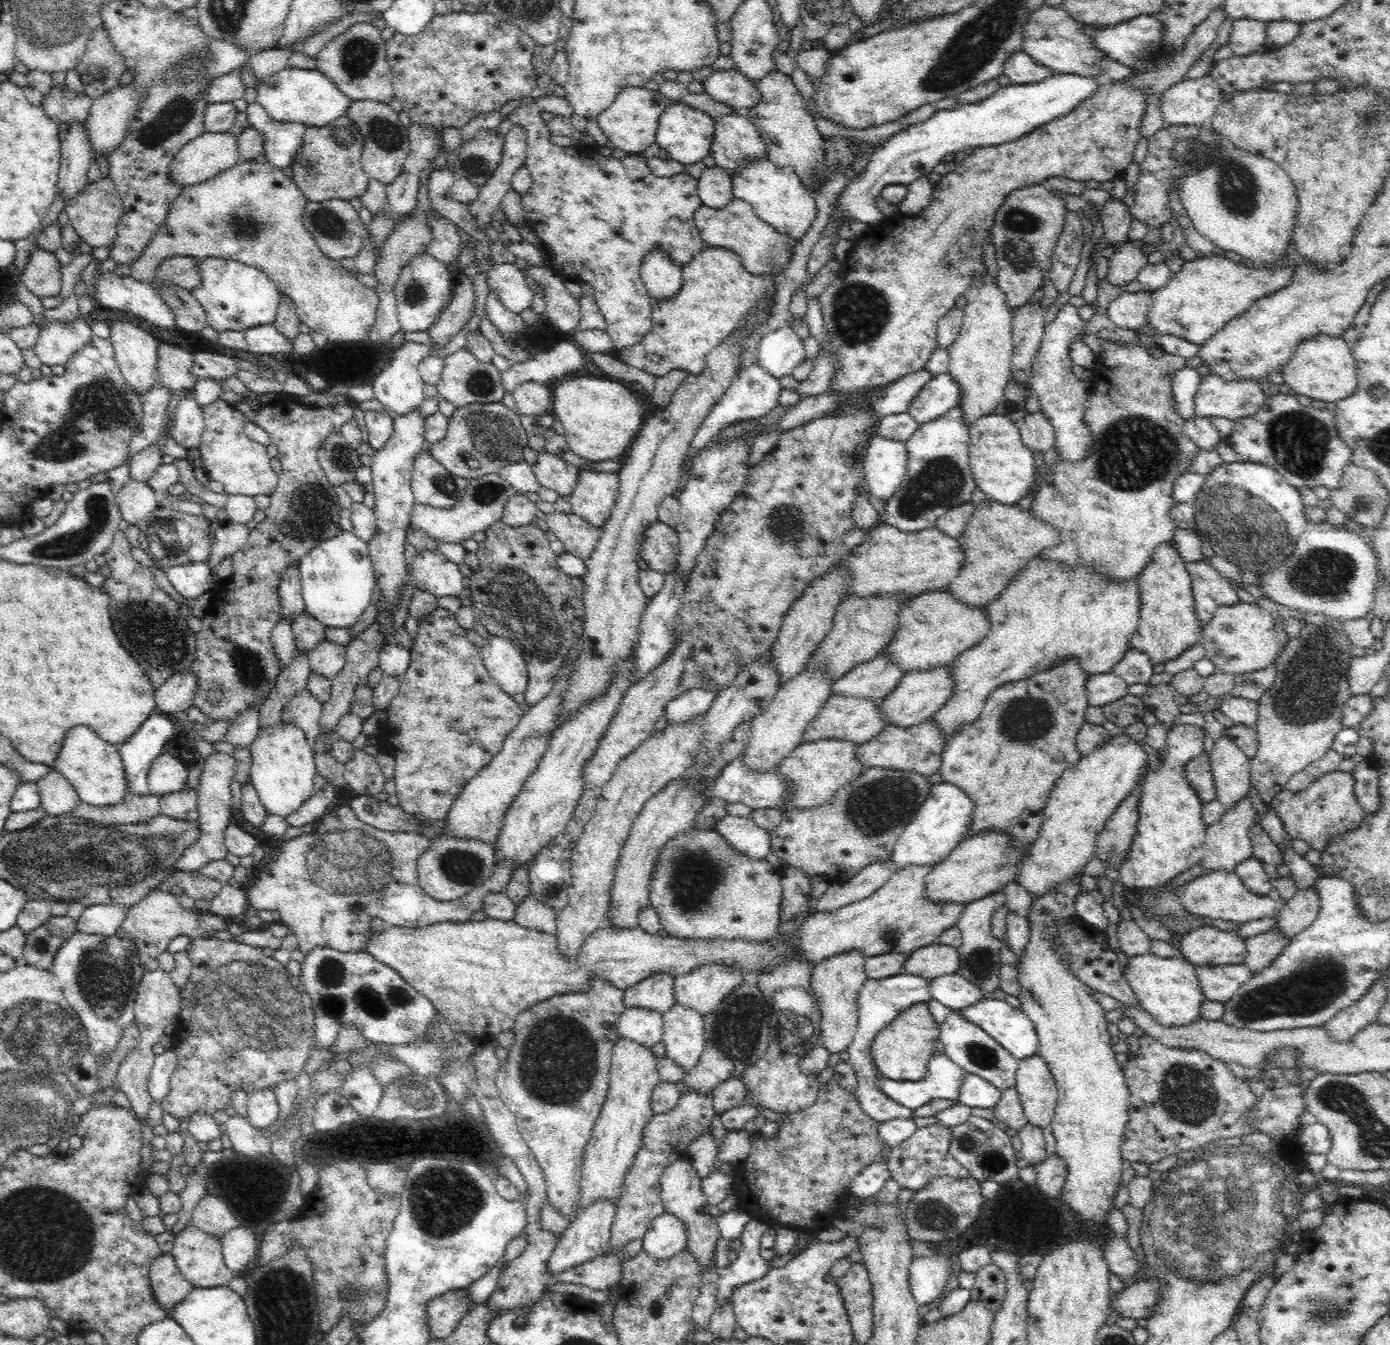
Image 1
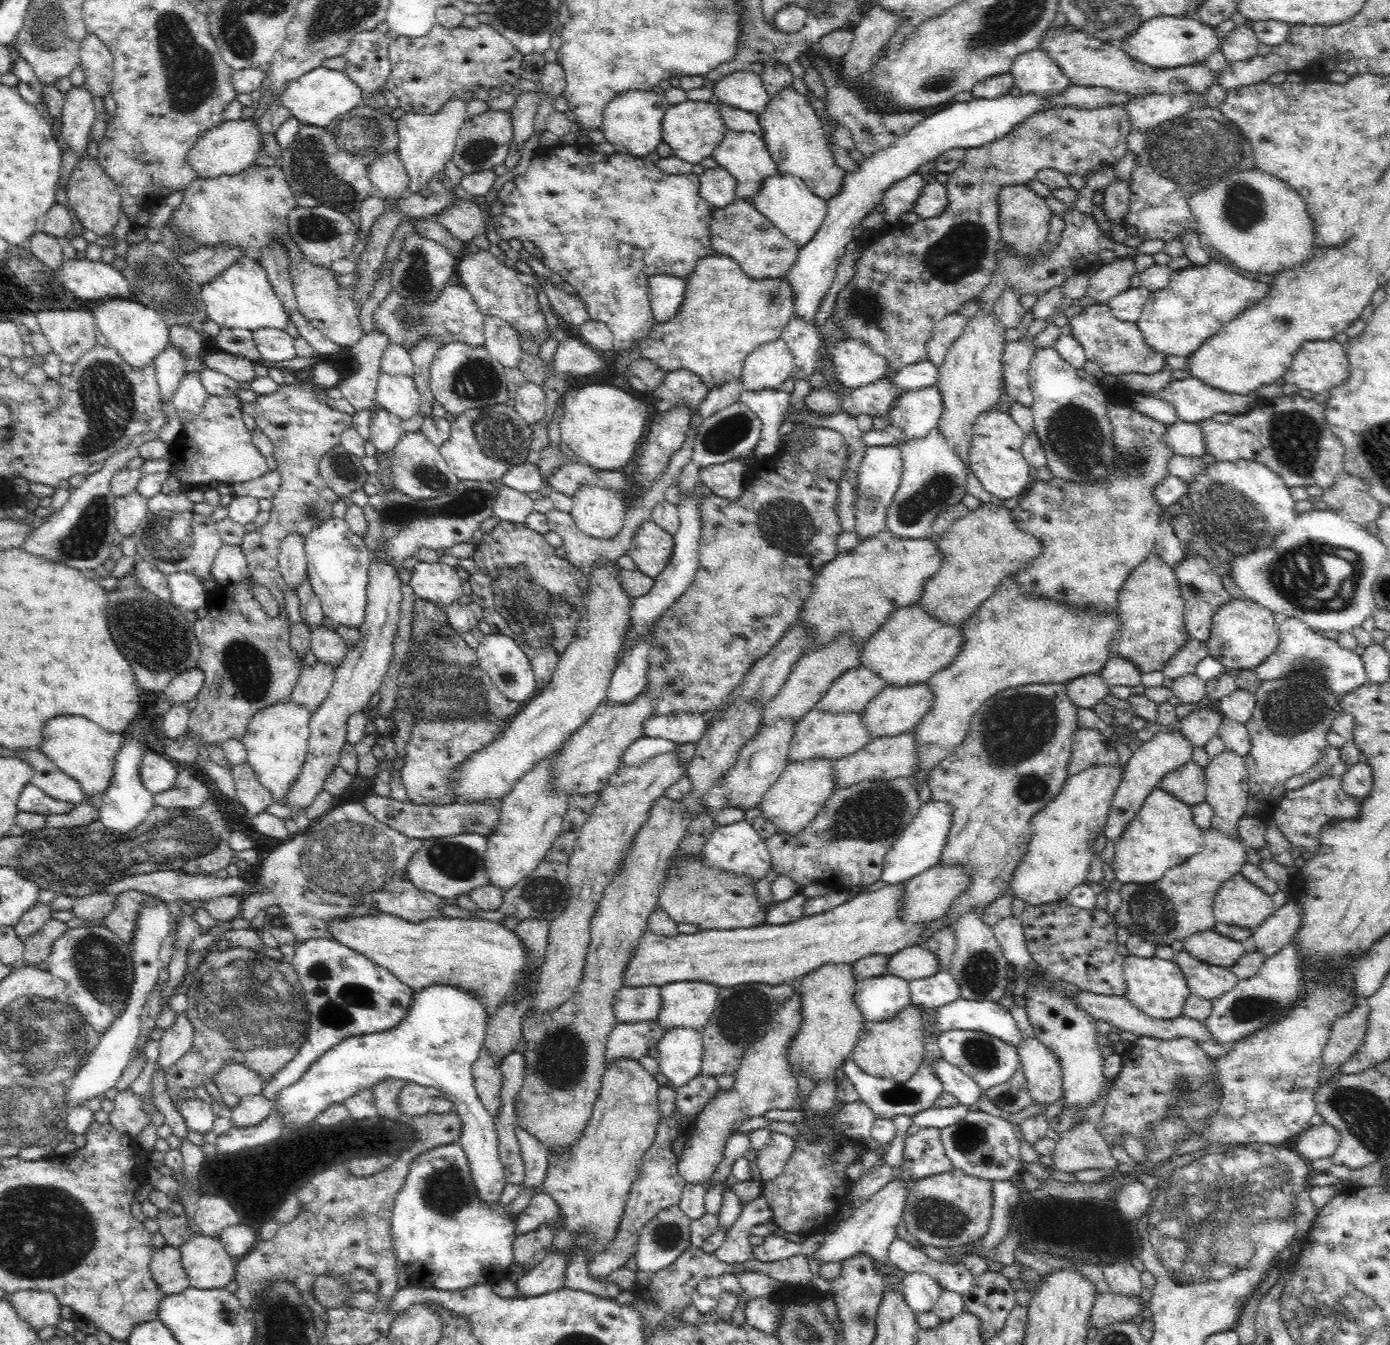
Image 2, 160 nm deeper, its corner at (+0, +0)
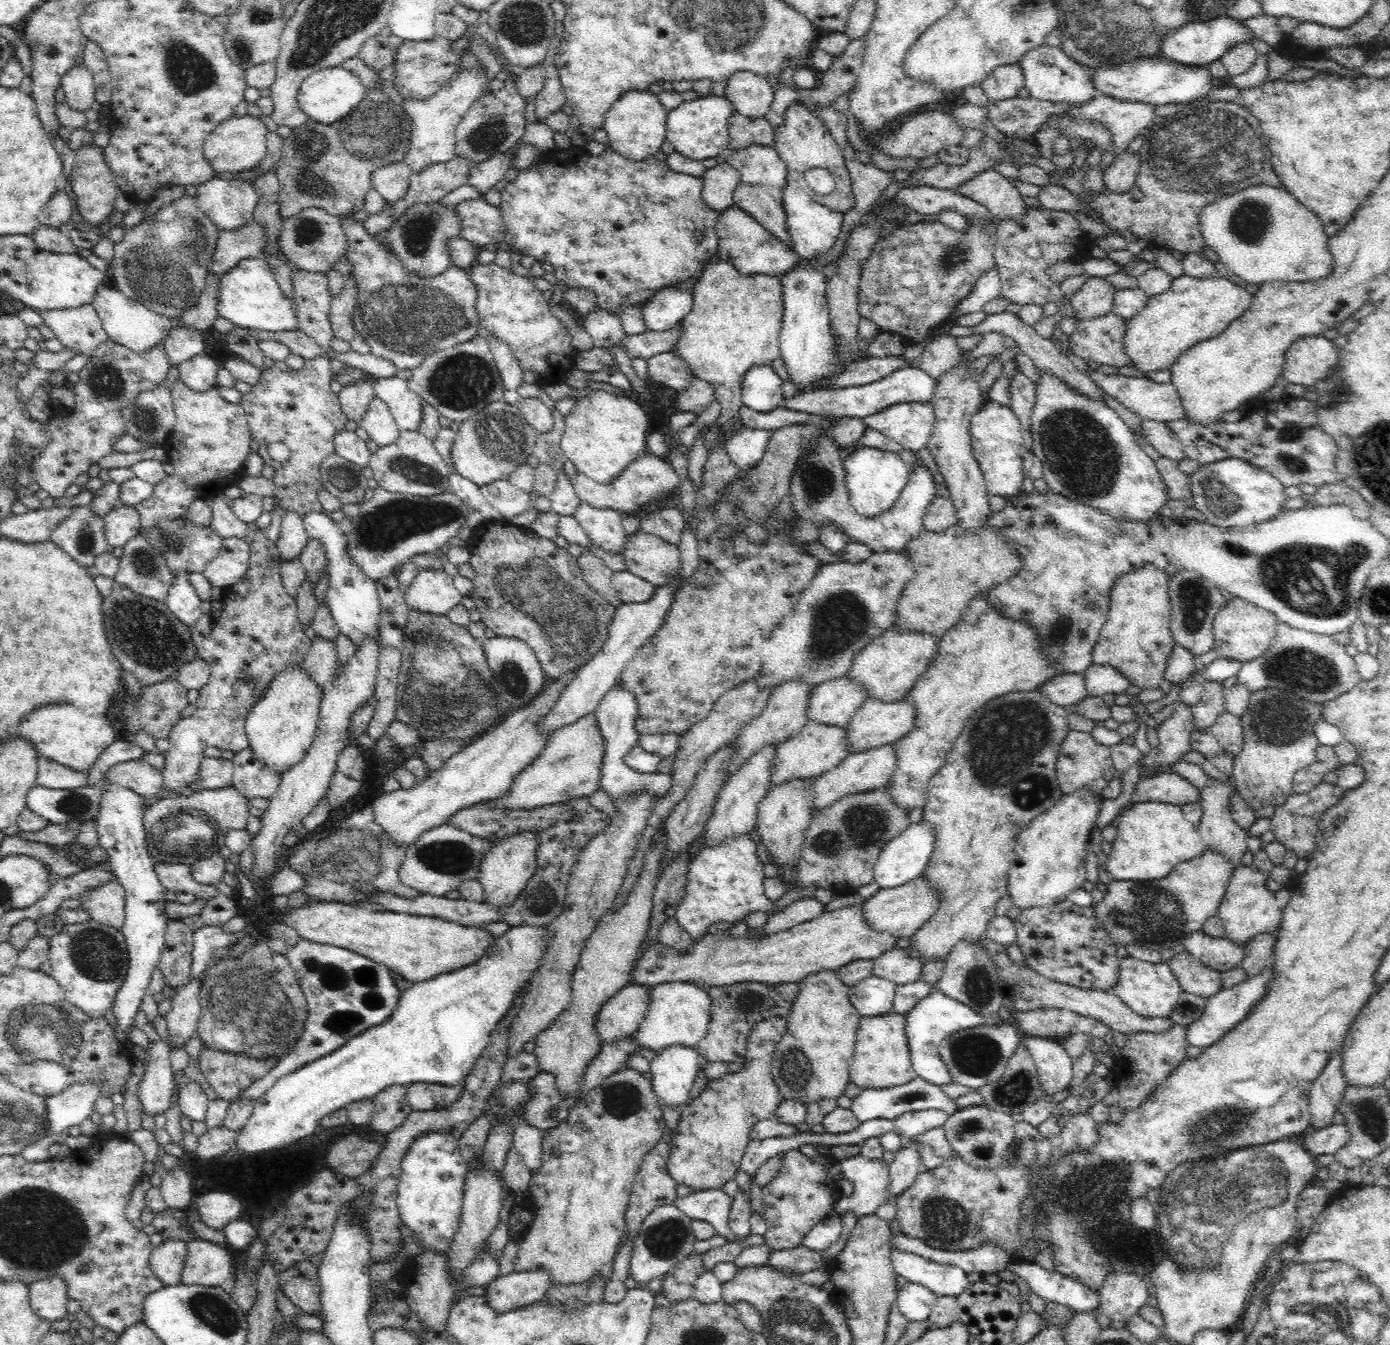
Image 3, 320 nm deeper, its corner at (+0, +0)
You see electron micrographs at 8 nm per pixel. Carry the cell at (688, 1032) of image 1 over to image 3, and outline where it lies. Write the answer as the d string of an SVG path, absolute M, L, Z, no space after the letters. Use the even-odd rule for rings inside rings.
M670 1045L650 1061L652 1091L661 1107L682 1108L690 1102L690 1090L698 1074L699 1053L692 1047Z

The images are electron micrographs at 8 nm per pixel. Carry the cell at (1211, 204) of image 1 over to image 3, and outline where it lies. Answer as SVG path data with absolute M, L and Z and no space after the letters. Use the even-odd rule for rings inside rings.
M1262 184L1244 188L1206 205L1199 214L1200 231L1206 245L1236 276L1247 283L1263 286L1276 281L1292 284L1308 282L1330 276L1334 258L1328 251L1327 234L1321 220L1284 188Z

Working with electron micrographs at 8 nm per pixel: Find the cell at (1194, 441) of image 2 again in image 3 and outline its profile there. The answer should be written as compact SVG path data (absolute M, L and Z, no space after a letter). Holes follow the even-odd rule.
M1142 418L1142 428L1148 438L1148 444L1160 454L1160 457L1168 461L1178 461L1184 458L1184 451L1180 447L1180 441L1172 437L1168 427L1164 423Z

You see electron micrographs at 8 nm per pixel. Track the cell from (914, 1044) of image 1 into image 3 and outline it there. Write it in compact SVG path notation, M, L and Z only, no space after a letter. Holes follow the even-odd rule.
M894 1012L860 1019L849 1066L849 1082L853 1082L860 1090L883 1089L906 1084L917 1077L906 1044L904 1024L904 1014Z

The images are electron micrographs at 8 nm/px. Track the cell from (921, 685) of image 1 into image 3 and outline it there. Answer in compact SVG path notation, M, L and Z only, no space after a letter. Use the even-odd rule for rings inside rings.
M867 698L856 712L852 721L845 727L848 756L860 752L868 752L886 744L895 743L913 730L917 710L907 700L900 699L892 703Z

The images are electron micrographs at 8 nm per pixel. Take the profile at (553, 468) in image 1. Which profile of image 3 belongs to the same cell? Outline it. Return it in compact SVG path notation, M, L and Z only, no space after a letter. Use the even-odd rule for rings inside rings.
M649 451L632 461L609 483L600 484L598 481L578 472L571 483L580 500L591 504L593 508L612 509L625 516L647 514L660 502L670 500L670 498L679 498L678 494L681 492L680 477L678 477L670 462L666 458Z

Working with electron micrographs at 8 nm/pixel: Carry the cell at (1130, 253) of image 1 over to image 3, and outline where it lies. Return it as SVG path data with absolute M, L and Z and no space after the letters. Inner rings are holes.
M1092 277L1071 297L1072 318L1076 320L1106 316L1113 308L1117 289L1102 278Z

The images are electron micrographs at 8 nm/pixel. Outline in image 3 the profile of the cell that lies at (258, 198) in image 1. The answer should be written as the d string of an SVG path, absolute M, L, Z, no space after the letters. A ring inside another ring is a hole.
M212 177L204 184L198 185L196 195L197 208L205 212L205 216L215 224L220 231L234 231L242 224L253 220L254 206L258 202L258 195L250 182L241 179L226 180Z

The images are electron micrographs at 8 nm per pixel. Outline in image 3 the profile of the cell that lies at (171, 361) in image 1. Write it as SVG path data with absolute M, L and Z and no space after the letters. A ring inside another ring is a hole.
M212 273L206 275L206 285L198 298L197 304L178 318L179 324L193 326L193 328L197 328L200 332L207 335L213 332L214 321L220 316L220 313L218 313L220 278L222 276Z

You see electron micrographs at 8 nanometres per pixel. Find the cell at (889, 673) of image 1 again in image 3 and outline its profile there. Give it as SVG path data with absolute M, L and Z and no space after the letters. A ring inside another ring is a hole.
M847 676L824 681L808 694L807 721L845 728L866 699L864 688Z

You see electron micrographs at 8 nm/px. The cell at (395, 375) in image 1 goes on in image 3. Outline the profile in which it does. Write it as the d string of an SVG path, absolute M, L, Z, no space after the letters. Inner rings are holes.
M402 376L373 379L375 395L391 410L400 431L418 431L423 415L420 396L408 391Z

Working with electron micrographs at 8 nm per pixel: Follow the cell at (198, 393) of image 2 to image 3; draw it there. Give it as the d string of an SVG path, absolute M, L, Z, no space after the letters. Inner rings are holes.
M200 352L179 365L181 379L186 386L204 392L216 384L218 370L222 364L212 358L209 352Z

